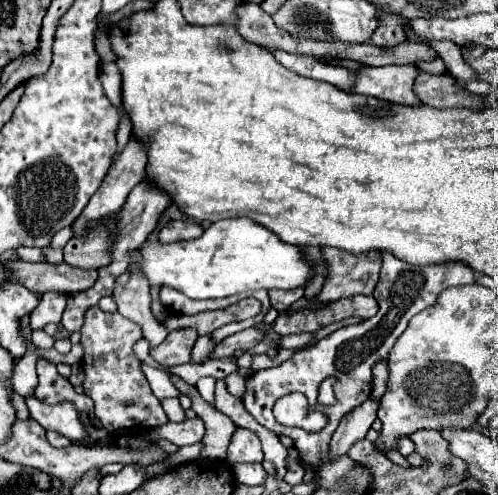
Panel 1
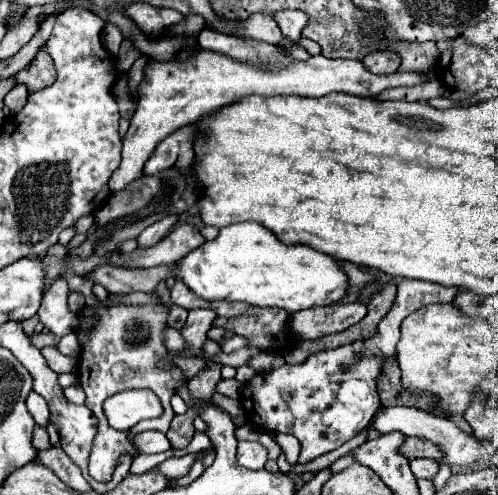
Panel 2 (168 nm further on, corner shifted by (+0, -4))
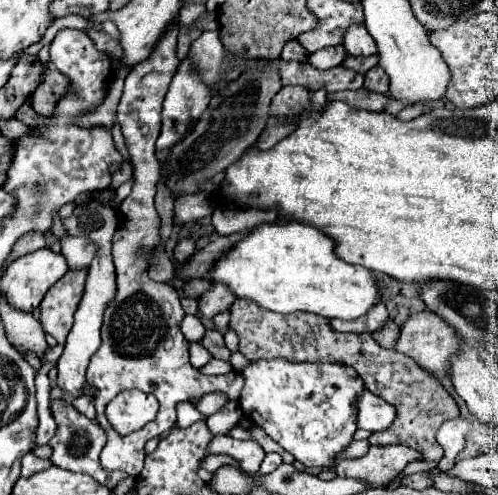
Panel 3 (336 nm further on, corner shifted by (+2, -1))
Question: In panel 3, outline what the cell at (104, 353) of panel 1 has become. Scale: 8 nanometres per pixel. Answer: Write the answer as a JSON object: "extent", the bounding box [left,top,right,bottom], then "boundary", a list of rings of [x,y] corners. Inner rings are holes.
{"extent":[86,25,244,477],"boundary":[[[170,25],[166,29],[166,33],[162,35],[162,39],[158,41],[158,45],[154,47],[150,59],[142,61],[140,65],[136,65],[128,77],[126,77],[126,83],[124,83],[124,95],[120,99],[120,105],[118,105],[118,123],[122,127],[122,135],[126,139],[126,145],[128,145],[128,151],[130,151],[130,157],[132,157],[132,165],[134,165],[134,187],[132,187],[132,193],[126,197],[126,201],[120,205],[120,225],[116,229],[116,235],[114,235],[114,241],[112,241],[112,255],[114,255],[114,265],[116,265],[116,297],[114,301],[110,303],[110,307],[106,307],[106,313],[104,313],[104,323],[102,323],[102,345],[100,349],[92,355],[90,359],[90,365],[88,365],[88,373],[86,373],[86,381],[96,385],[98,393],[94,397],[94,403],[96,403],[96,413],[98,413],[98,423],[100,427],[106,431],[108,435],[108,443],[106,447],[102,449],[100,453],[100,463],[106,471],[126,471],[128,475],[136,477],[142,467],[144,467],[144,445],[146,441],[158,437],[160,433],[168,431],[174,427],[176,423],[176,405],[178,403],[194,403],[198,399],[202,399],[204,395],[208,393],[226,393],[226,399],[228,401],[238,401],[240,397],[240,391],[244,387],[244,379],[240,377],[240,373],[236,371],[230,371],[226,375],[220,375],[220,377],[204,377],[198,369],[194,369],[188,361],[188,341],[184,339],[182,331],[180,331],[180,323],[182,323],[182,317],[184,317],[184,309],[180,305],[180,299],[178,299],[178,291],[170,285],[170,283],[158,283],[158,281],[152,281],[148,277],[148,267],[154,263],[154,251],[156,247],[160,245],[160,217],[154,209],[154,195],[156,195],[156,181],[160,177],[160,163],[154,155],[156,147],[156,139],[160,135],[160,109],[162,109],[162,101],[164,101],[164,93],[170,85],[170,79],[178,67],[178,57],[176,57],[176,35],[178,35],[178,25]],[[142,249],[148,249],[150,255],[142,255]],[[124,389],[140,389],[144,393],[150,393],[158,399],[160,403],[160,409],[158,409],[158,415],[154,421],[146,423],[142,429],[130,433],[130,435],[118,435],[112,425],[108,423],[106,419],[106,405]]]}

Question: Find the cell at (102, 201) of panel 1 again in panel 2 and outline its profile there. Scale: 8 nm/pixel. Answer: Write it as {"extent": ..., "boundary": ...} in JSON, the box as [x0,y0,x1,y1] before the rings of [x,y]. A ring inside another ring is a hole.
{"extent":[108,50,430,192],"boundary":[[[200,50],[198,56],[186,60],[184,64],[174,62],[148,62],[146,64],[146,76],[140,84],[140,102],[130,118],[130,128],[126,136],[122,138],[122,162],[108,180],[110,192],[124,190],[130,182],[138,180],[142,176],[142,168],[152,156],[156,144],[164,140],[168,134],[172,134],[176,128],[182,128],[186,124],[196,122],[208,112],[214,112],[216,108],[222,108],[226,104],[232,104],[244,96],[260,94],[260,96],[276,96],[276,94],[298,94],[298,96],[312,96],[320,98],[330,92],[344,92],[352,96],[362,98],[374,98],[380,92],[394,88],[394,86],[416,86],[430,82],[426,76],[418,72],[394,72],[392,76],[376,76],[364,68],[360,60],[328,60],[326,56],[312,56],[306,62],[294,62],[286,70],[280,72],[264,72],[256,66],[242,64],[228,60],[226,56],[212,52],[212,50]]]}

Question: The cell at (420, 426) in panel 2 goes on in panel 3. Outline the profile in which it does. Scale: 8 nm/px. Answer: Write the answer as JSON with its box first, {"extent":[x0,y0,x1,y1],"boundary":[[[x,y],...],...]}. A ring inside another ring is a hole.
{"extent":[356,391,396,431],"boundary":[[[362,391],[362,395],[356,401],[356,425],[358,429],[368,429],[368,431],[382,431],[392,425],[396,417],[396,409],[386,403],[382,397]]]}

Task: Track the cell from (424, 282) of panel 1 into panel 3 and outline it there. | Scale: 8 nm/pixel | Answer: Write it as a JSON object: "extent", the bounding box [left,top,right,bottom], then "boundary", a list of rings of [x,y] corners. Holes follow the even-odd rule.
{"extent":[240,357,364,469],"boundary":[[[282,357],[252,361],[244,371],[244,389],[240,395],[240,407],[244,417],[262,427],[284,451],[292,453],[296,461],[306,467],[332,469],[340,453],[344,453],[356,431],[356,399],[364,391],[364,383],[356,371],[340,363],[292,363]]]}

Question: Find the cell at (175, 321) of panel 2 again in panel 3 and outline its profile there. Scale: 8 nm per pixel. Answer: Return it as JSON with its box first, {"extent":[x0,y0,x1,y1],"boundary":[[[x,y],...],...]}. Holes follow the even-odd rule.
{"extent":[180,315,206,339],"boundary":[[[186,315],[180,327],[182,327],[182,333],[184,333],[186,339],[202,339],[202,335],[206,331],[202,321],[198,317],[194,317],[194,315]]]}

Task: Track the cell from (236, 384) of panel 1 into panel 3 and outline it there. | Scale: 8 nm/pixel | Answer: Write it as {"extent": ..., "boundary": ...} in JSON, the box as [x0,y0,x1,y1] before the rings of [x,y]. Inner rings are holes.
{"extent":[196,393,226,417],"boundary":[[[210,393],[210,395],[202,397],[202,399],[196,403],[196,409],[198,409],[204,417],[210,417],[210,415],[216,413],[218,409],[222,409],[222,405],[226,405],[226,397],[220,395],[220,393]]]}

